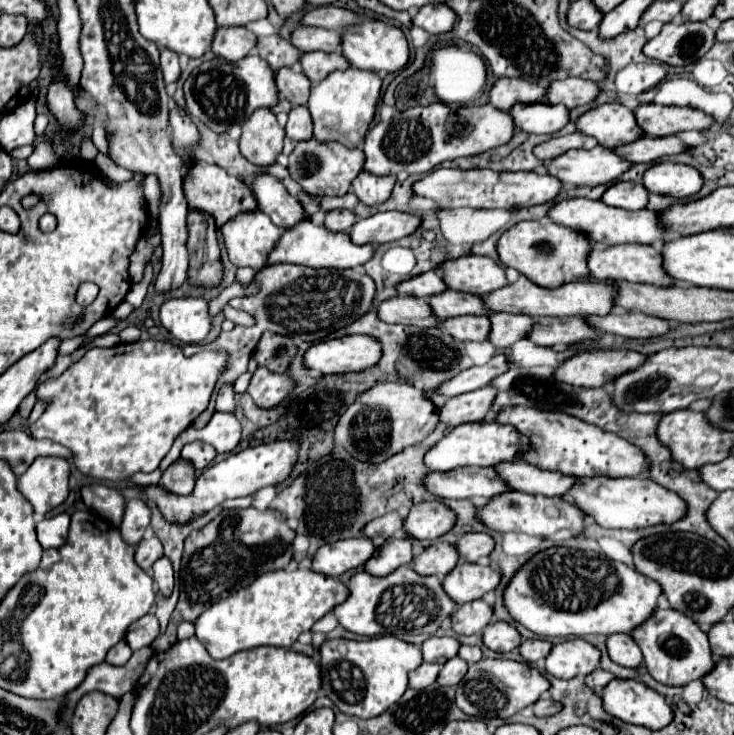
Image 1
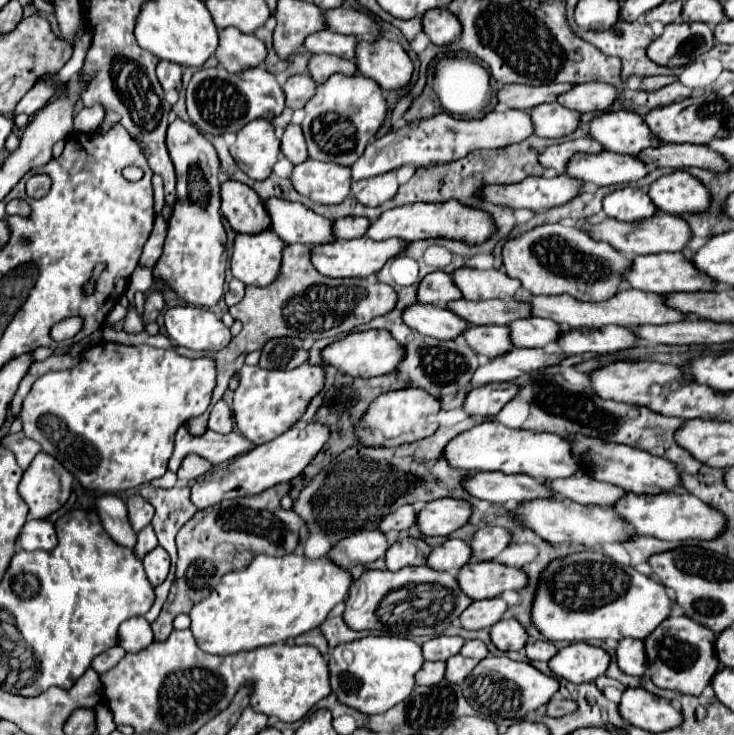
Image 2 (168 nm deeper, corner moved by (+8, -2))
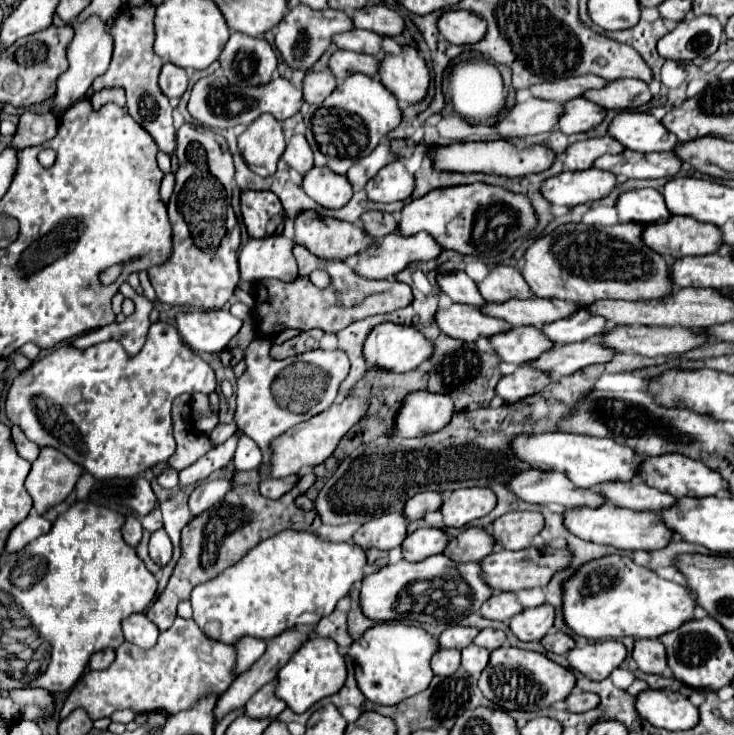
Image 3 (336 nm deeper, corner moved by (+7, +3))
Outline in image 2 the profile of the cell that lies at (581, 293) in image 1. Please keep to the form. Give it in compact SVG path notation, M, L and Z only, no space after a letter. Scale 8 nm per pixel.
M622 289L618 295L614 295L608 301L600 301L600 303L582 303L576 301L570 295L552 295L552 297L530 297L532 303L532 315L534 317L544 317L544 319L552 319L552 321L560 321L560 325L566 327L590 327L590 329L598 329L604 325L624 325L630 329L636 329L640 325L664 325L664 323L678 323L688 319L688 315L672 309L666 305L666 297L664 295L656 295L656 293L644 293L644 291L636 291L636 289Z

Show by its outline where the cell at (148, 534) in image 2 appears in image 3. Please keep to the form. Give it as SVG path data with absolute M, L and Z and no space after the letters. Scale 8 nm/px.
M155 508L153 512L149 512L143 520L141 520L141 524L143 524L143 530L147 530L147 532L157 532L159 528L163 528L163 524L161 524L161 510L159 508Z

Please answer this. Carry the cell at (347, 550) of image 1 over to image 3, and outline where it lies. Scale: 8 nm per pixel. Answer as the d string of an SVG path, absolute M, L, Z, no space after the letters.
M393 512L389 516L381 516L377 520L371 520L363 524L351 538L353 544L361 546L363 550L377 548L377 550L391 550L401 546L401 542L407 536L405 518L399 512Z

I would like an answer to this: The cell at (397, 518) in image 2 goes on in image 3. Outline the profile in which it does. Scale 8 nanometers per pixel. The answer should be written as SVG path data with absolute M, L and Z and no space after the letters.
M421 492L417 496L413 496L405 508L403 508L403 514L407 518L415 518L415 516L421 516L425 512L433 512L441 506L441 496L439 492Z

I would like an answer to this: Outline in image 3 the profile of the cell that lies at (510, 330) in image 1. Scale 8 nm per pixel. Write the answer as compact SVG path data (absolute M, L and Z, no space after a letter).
M579 310L567 318L555 320L551 324L543 324L539 330L555 344L571 344L603 334L605 324L607 320L601 320L601 316L593 316L585 310L583 312Z

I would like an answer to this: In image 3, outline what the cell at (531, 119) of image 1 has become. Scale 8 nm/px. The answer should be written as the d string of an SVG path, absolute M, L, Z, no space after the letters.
M573 98L563 106L561 120L557 122L557 128L563 134L577 134L587 132L595 128L605 116L605 110L585 98Z

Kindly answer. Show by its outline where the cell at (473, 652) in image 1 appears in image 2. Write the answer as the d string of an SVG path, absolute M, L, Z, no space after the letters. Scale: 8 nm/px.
M466 641L466 645L462 647L462 651L460 651L464 657L472 657L472 659L484 659L486 655L488 655L488 647L486 647L486 643L482 643L482 641Z

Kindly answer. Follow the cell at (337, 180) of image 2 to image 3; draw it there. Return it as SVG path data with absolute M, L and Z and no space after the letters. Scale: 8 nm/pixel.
M313 166L303 176L303 190L325 208L341 208L353 196L347 176L335 174L329 168Z

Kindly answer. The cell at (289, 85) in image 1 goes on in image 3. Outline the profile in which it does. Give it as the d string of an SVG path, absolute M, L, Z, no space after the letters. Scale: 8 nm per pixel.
M307 72L303 78L303 100L307 104L315 104L325 100L325 96L329 96L329 92L333 92L335 88L335 78L331 72Z

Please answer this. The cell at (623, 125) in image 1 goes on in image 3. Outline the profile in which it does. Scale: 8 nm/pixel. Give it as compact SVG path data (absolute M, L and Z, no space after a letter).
M619 112L611 120L607 132L625 148L643 154L657 150L673 150L677 146L677 138L647 112Z

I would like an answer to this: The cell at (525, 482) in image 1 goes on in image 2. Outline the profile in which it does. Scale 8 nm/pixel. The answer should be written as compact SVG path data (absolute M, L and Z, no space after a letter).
M580 473L568 479L556 479L548 483L552 491L556 491L564 499L572 499L582 505L602 505L602 507L612 507L616 501L620 501L626 491L612 485L612 483L602 483L596 481L588 473Z

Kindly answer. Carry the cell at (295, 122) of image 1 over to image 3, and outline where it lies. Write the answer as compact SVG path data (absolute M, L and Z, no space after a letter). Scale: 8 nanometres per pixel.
M295 134L289 138L287 148L283 152L283 160L301 174L305 174L313 166L313 152L303 134Z

